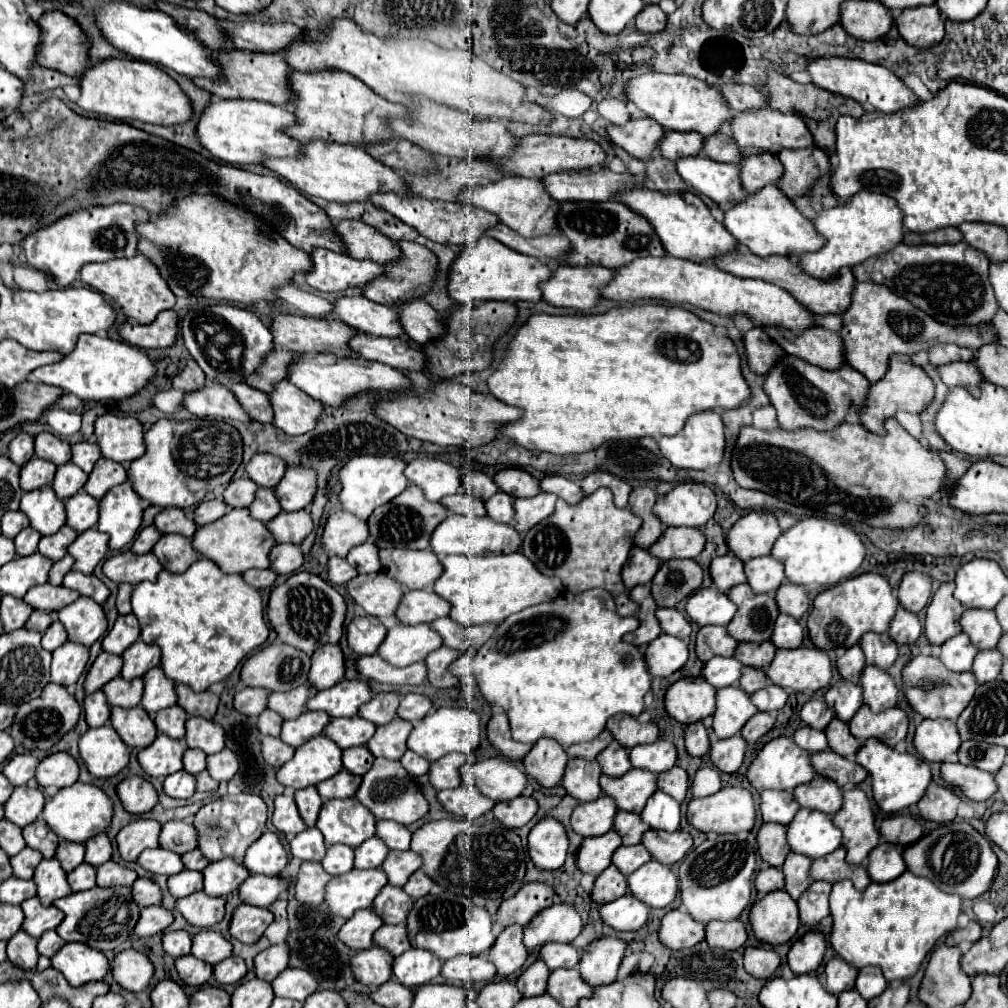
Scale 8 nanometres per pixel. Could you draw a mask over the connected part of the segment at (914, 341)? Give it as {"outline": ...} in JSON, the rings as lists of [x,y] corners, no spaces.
{"outline":[[[872,281],[856,283],[856,289],[852,293],[852,305],[842,317],[844,317],[844,327],[840,333],[844,339],[848,365],[860,371],[870,383],[876,383],[886,375],[890,355],[896,353],[916,355],[920,351],[928,351],[932,343],[956,343],[958,347],[968,347],[972,351],[978,351],[982,345],[1000,341],[1000,335],[990,321],[972,327],[950,327],[946,323],[938,323],[938,319],[932,319],[926,311],[912,307],[908,299]]]}

